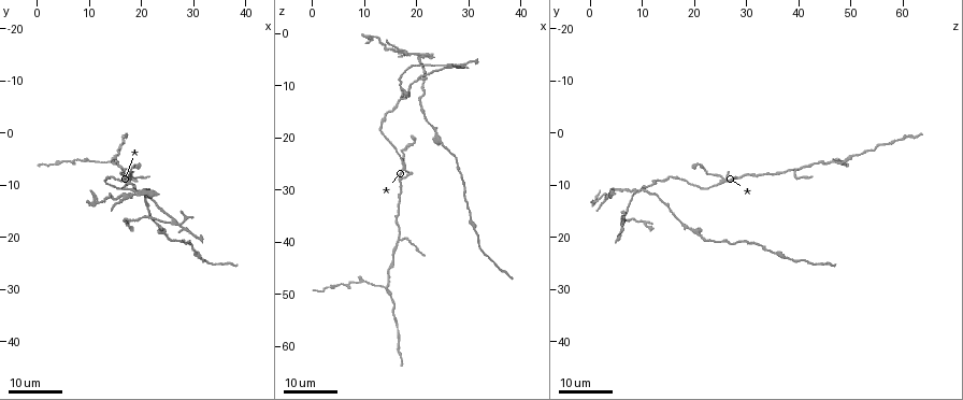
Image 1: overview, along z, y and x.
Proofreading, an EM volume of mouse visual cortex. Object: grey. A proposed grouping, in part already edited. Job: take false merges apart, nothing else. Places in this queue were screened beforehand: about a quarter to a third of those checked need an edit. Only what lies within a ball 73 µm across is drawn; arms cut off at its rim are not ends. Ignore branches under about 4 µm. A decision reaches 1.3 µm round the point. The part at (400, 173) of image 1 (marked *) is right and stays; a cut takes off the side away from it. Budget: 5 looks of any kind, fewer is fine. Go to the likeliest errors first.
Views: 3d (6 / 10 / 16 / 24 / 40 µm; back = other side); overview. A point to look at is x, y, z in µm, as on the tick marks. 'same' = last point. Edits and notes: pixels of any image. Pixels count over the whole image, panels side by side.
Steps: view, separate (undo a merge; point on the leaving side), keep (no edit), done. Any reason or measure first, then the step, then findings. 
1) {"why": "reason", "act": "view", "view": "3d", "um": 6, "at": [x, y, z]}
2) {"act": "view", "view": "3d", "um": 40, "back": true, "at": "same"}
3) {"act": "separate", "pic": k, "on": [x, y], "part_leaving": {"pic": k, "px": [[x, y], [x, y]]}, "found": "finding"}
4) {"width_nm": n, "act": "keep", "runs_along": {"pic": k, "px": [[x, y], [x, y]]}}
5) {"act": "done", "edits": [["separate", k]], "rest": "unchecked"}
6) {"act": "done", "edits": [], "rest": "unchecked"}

{"act": "view", "view": "3d", "um": 24, "at": [17.5, 9.0, 25.0]}

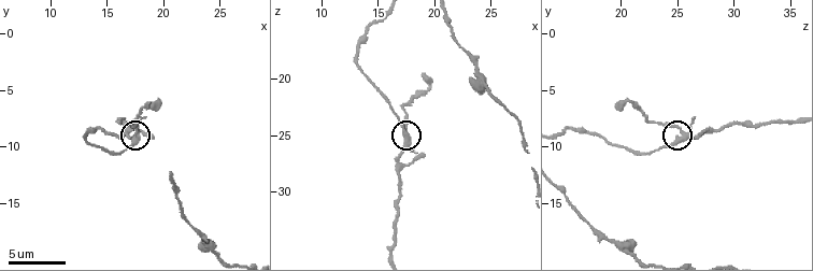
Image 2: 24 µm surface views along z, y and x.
{"act": "view", "view": "3d", "um": 6, "at": [17.4, 9.0, 25.4]}

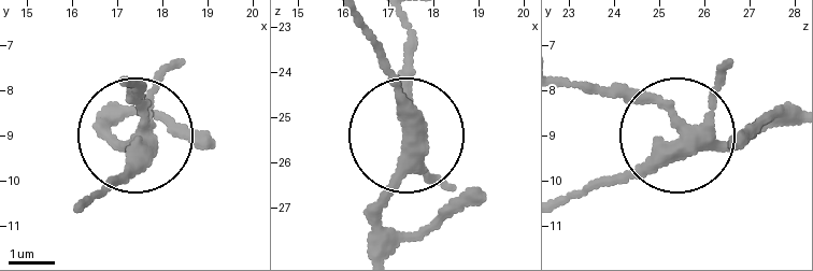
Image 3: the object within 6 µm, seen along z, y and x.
{"arms": 4, "act": "keep", "found": "continuous, no second neuron"}

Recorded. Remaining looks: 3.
{"why": "two arms at a narrow angle", "act": "view", "view": "3d", "um": 24, "at": [26.0, 17.0, 5.5]}

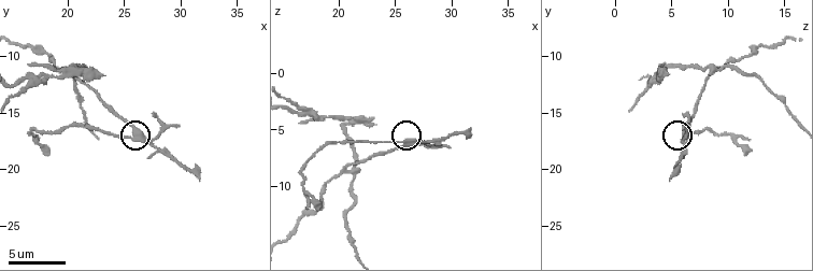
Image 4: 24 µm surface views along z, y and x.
{"act": "view", "view": "3d", "um": 6, "at": [25.6, 17.2, 6.2]}

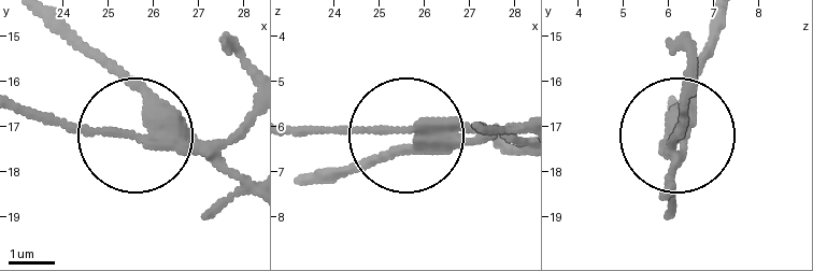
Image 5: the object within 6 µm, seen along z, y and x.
{"arms": 4, "act": "separate", "pic": 5, "on": [242, 130], "part_leaving": {"pic": 5, "px": [[177, 151], [19, 112]]}, "found": "two neurons meet here"}

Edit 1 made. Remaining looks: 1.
{"why": "side arm on a straight run", "act": "view", "view": "3d", "um": 10, "at": [21.4, 11.0, 8.8]}

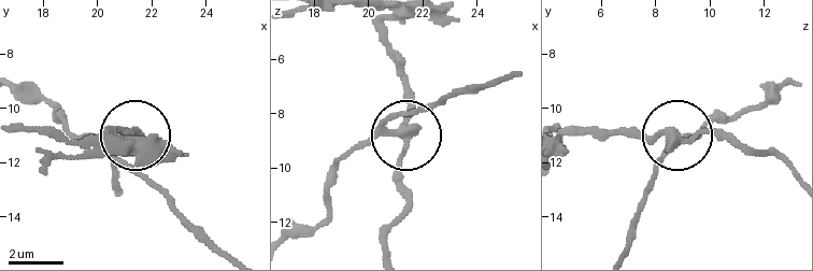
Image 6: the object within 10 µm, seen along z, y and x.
{"arms": 3, "act": "separate", "pic": 6, "on": [397, 169], "part_leaving": {"pic": 6, "px": [[390, 132], [402, 146], [407, 209], [390, 229], [388, 251]]}, "found": "a second neuron is stuck on"}

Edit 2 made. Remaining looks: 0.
{"act": "done", "edits": [["separate", 5], ["separate", 6]], "rest": "unchecked"}

